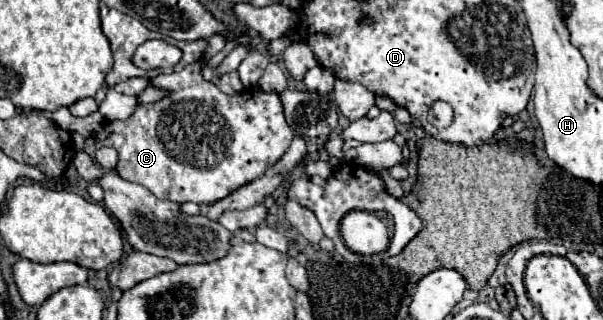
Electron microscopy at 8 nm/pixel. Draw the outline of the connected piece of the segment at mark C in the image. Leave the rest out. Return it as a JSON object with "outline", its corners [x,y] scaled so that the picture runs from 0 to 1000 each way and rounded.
{"outline":[[[330,194],[313,200],[300,225],[264,231],[250,256],[284,294],[254,325],[231,325],[224,356],[211,375],[174,381],[171,406],[158,419],[158,444],[161,463],[184,456],[194,469],[201,494],[201,531],[194,531],[194,544],[201,556],[247,588],[267,625],[294,638],[353,638],[390,600],[390,588],[436,550],[436,538],[443,538],[443,525],[473,481],[486,438],[486,406],[473,381],[469,331],[456,288],[410,275],[400,300],[376,300],[357,263],[340,256]]]}

